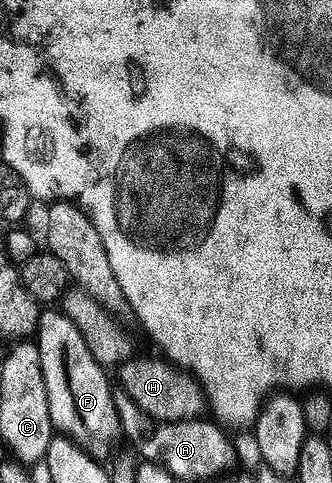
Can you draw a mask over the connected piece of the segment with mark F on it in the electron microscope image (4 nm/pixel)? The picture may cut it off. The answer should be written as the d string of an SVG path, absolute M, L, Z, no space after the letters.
M59 309L41 312L35 342L43 365L43 381L47 381L47 401L51 401L54 432L70 439L98 461L114 458L117 442L122 442L121 422L113 400L114 384L109 384L106 368L91 357L83 333Z

